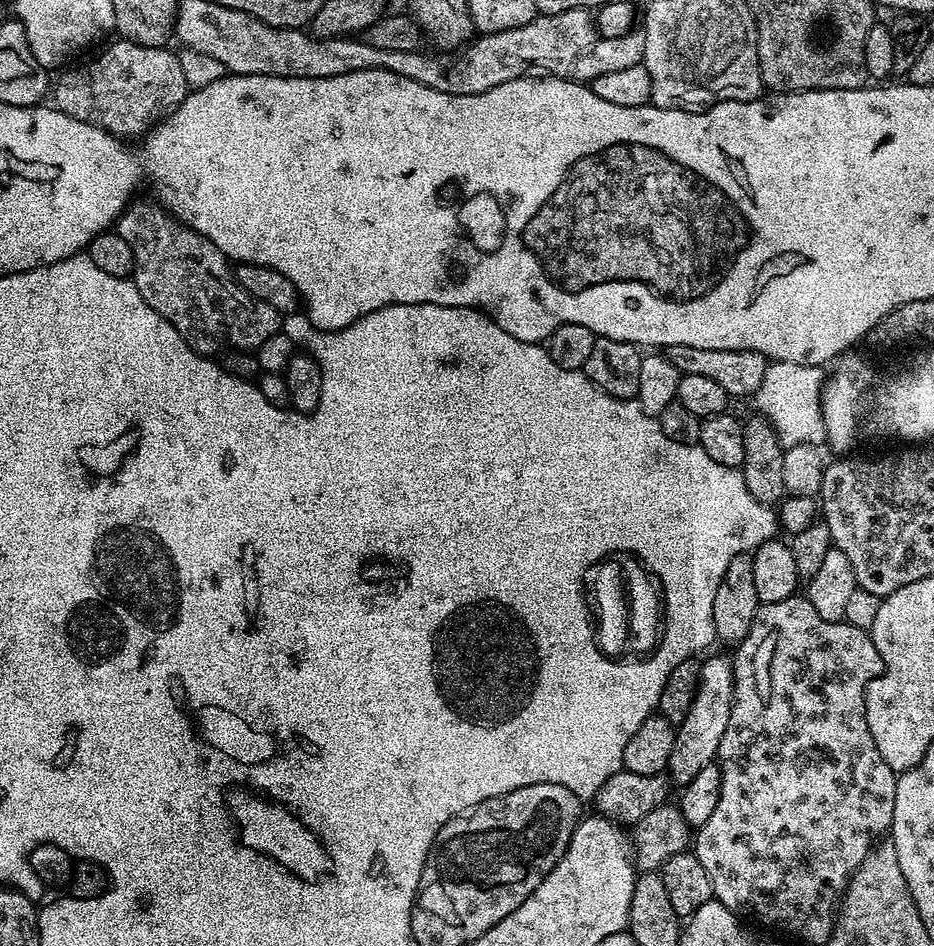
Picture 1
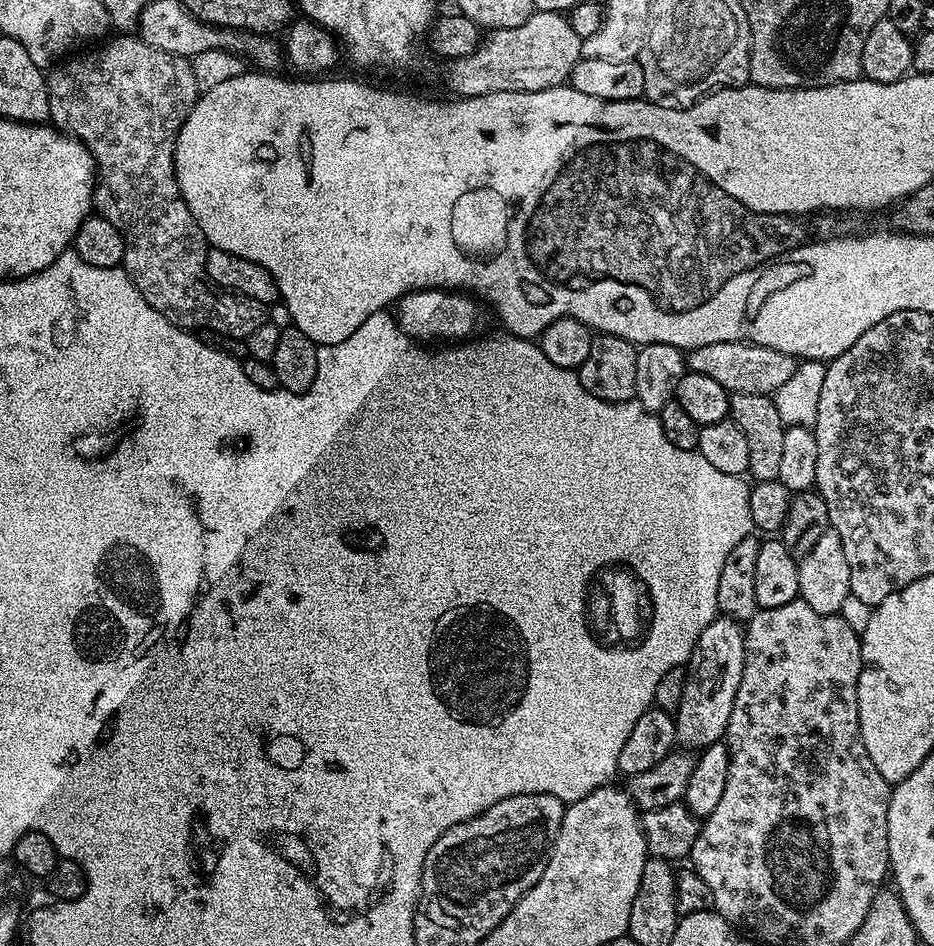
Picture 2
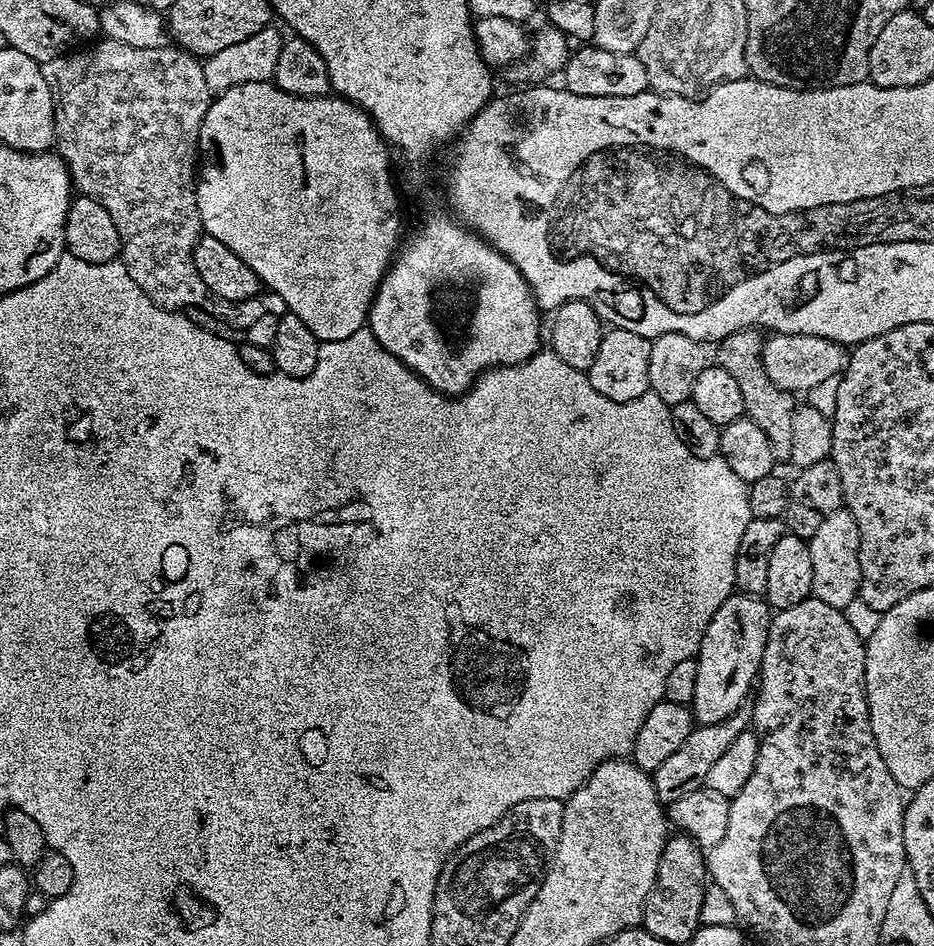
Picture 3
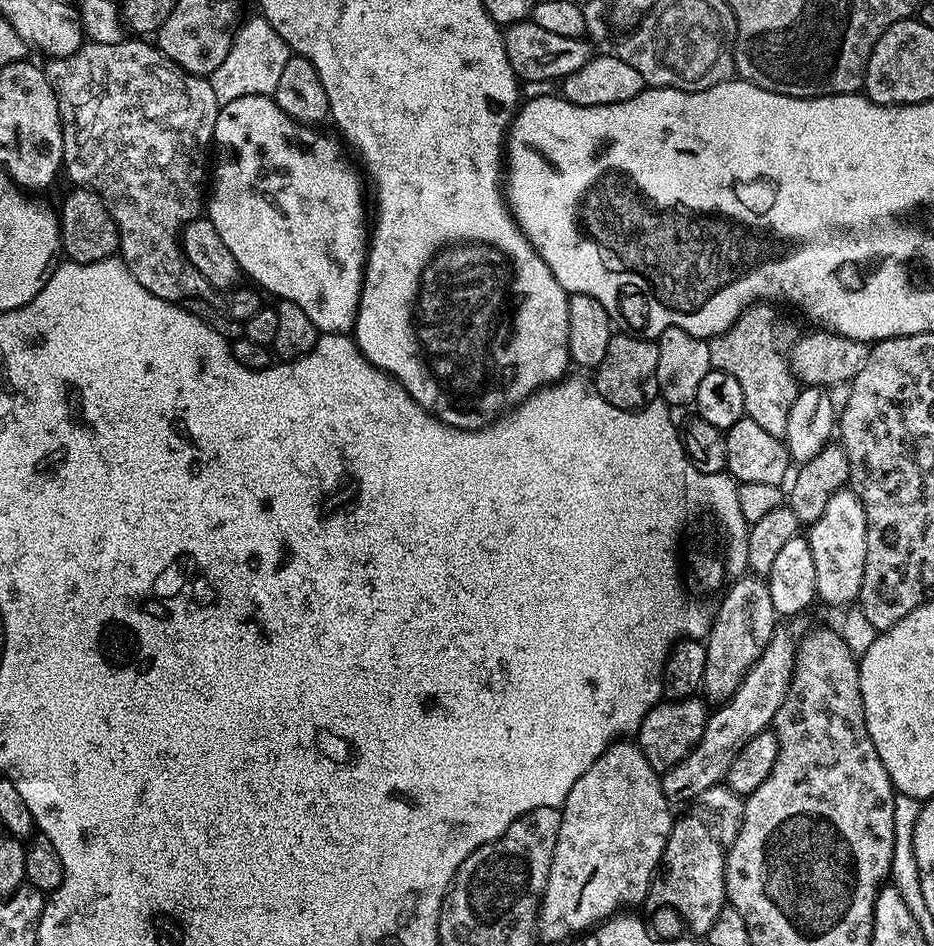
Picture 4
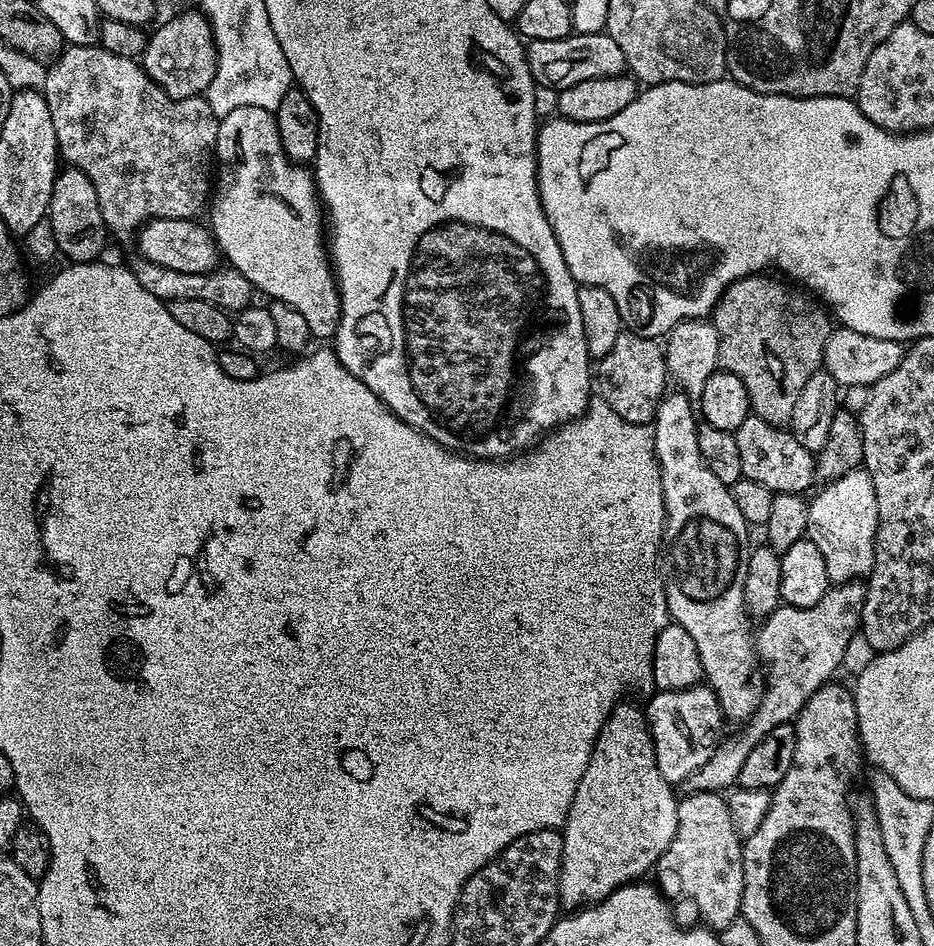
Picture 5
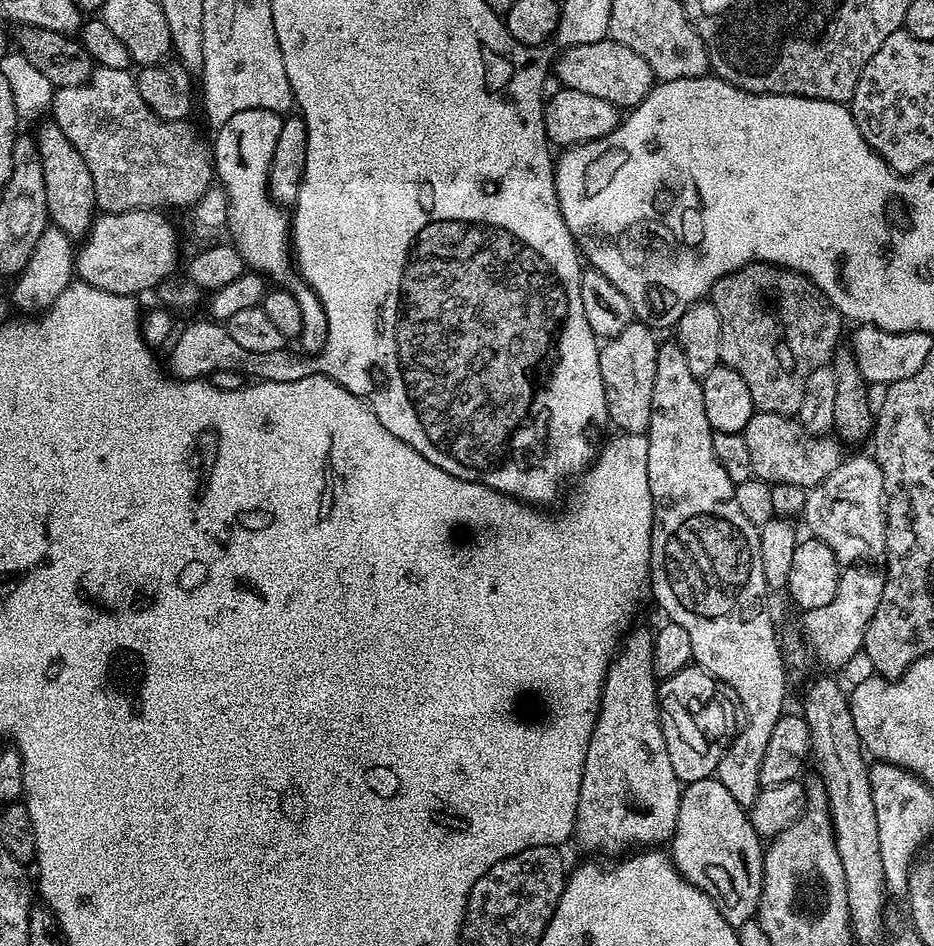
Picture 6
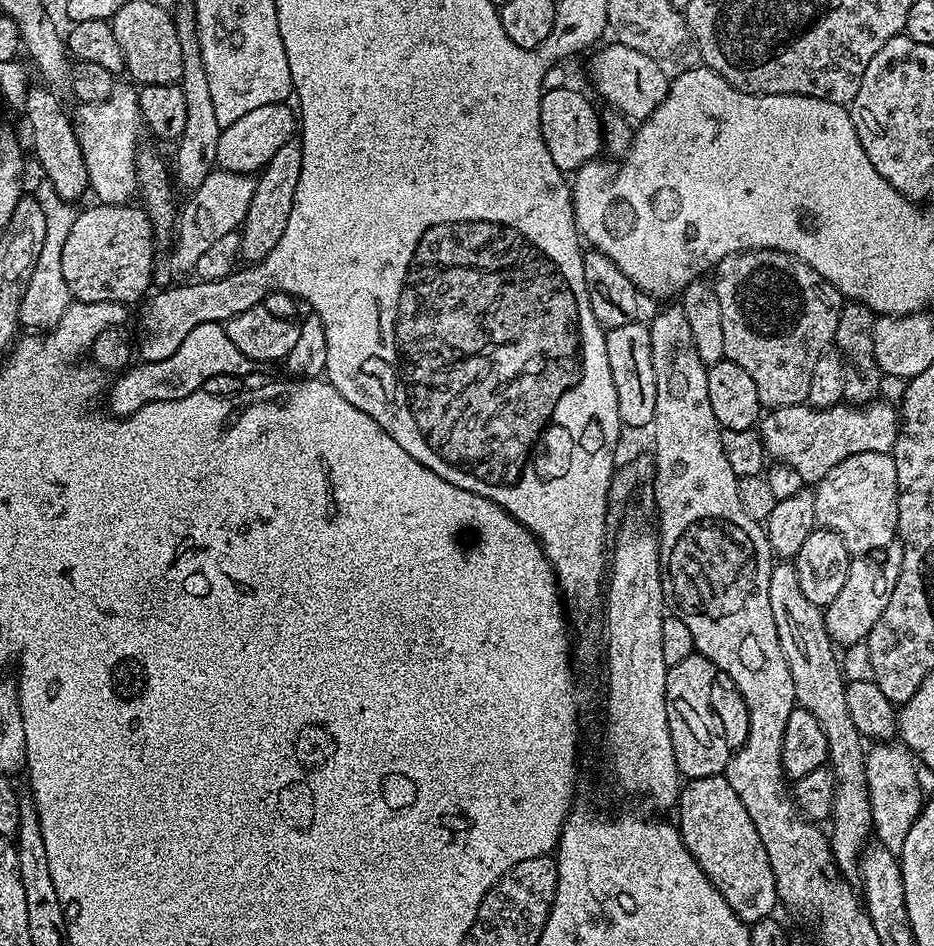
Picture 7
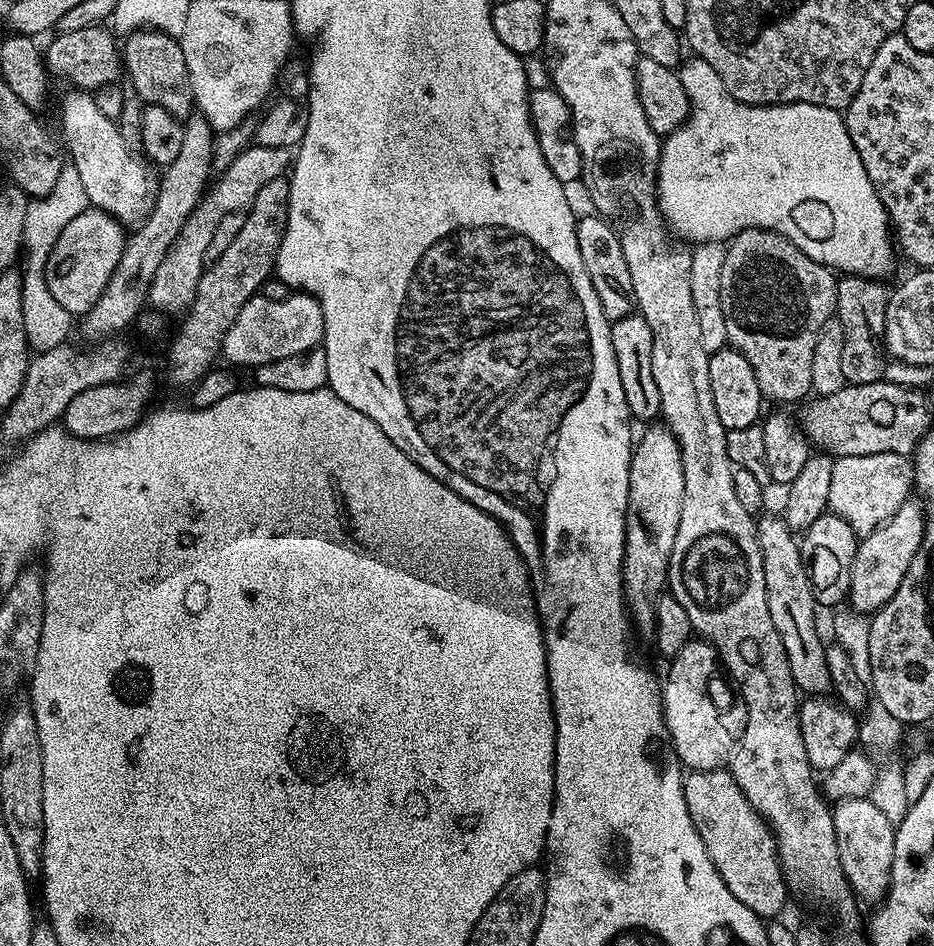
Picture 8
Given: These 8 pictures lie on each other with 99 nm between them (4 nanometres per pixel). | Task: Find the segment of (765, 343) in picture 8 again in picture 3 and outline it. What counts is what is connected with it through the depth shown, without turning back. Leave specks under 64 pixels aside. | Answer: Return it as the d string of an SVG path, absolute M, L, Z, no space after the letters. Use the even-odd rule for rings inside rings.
M740 328L725 340L719 341L714 352L714 360L738 382L747 419L753 420L764 431L772 447L772 453L777 461L783 462L790 457L790 441L794 435L791 424L794 422L798 400L793 393L774 386L774 382L766 378L766 370L760 365L760 351L764 348L764 342L765 337L757 329Z

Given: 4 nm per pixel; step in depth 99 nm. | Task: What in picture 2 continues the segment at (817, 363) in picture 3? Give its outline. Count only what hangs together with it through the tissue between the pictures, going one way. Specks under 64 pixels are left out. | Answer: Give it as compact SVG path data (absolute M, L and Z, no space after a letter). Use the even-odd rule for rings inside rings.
M744 340L734 342L714 342L691 349L686 356L687 371L707 374L715 378L730 394L758 394L772 396L798 369L797 357L784 354L782 350L770 350L770 346L758 346Z

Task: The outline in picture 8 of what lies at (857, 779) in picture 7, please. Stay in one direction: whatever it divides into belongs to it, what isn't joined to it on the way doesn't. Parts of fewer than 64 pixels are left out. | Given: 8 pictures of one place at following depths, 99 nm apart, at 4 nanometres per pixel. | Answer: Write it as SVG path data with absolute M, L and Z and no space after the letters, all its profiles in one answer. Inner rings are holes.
M779 515L763 516L759 517L756 525L756 537L762 550L762 570L766 574L766 602L770 606L770 618L774 618L774 626L784 643L790 674L797 689L804 694L824 694L824 691L832 688L832 675L826 664L825 641L820 641L820 636L816 633L818 605L812 594L812 580L808 576L808 565L804 559L801 541L792 537L795 536L793 529L789 528L787 522Z

